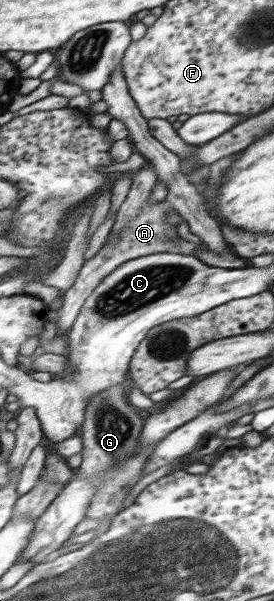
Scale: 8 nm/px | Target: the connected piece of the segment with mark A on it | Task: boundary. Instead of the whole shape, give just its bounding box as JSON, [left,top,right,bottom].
[47,164,249,337]

